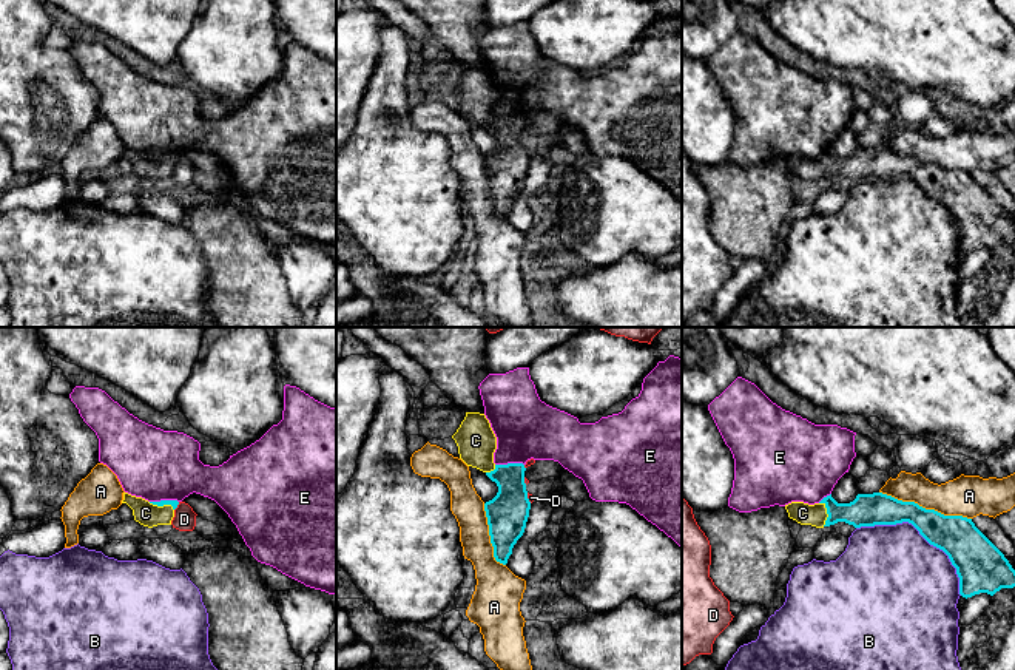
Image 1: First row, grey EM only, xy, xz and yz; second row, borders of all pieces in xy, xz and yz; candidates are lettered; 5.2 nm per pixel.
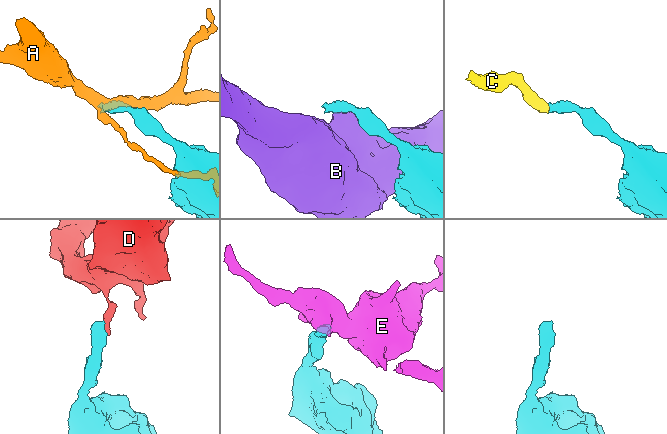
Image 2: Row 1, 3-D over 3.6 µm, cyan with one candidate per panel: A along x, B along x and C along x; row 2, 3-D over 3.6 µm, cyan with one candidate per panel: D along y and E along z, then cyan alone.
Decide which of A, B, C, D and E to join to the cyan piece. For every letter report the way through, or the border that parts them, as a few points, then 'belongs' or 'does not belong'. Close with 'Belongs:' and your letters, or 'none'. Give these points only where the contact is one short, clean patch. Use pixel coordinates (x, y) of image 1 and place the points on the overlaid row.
A: does not belong
B: does not belong
C: way yz (867, 510), (859, 513), (827, 513), (802, 513); belongs
D: border xy (179, 502), (175, 510); does not belong
E: border xy (178, 500), (150, 502); does not belong
Belongs: C

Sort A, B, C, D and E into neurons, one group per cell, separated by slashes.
A / B / C / D / E

